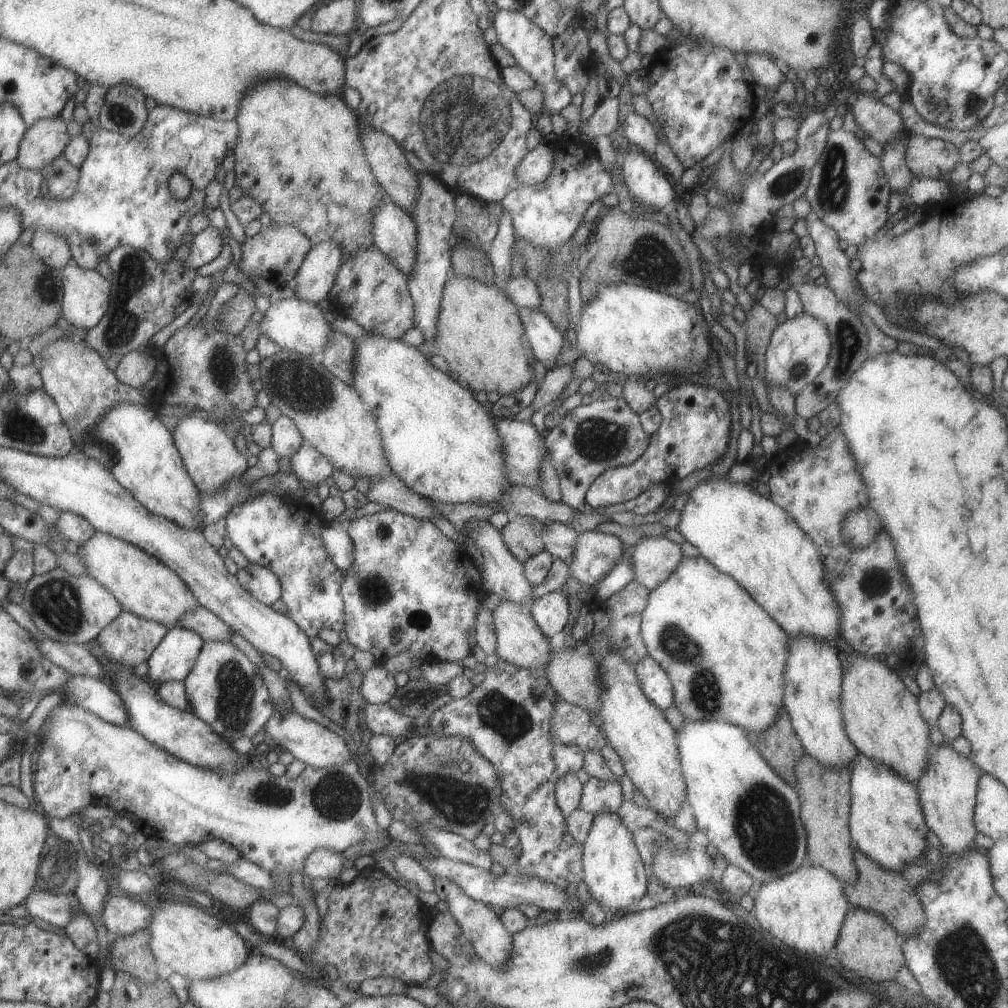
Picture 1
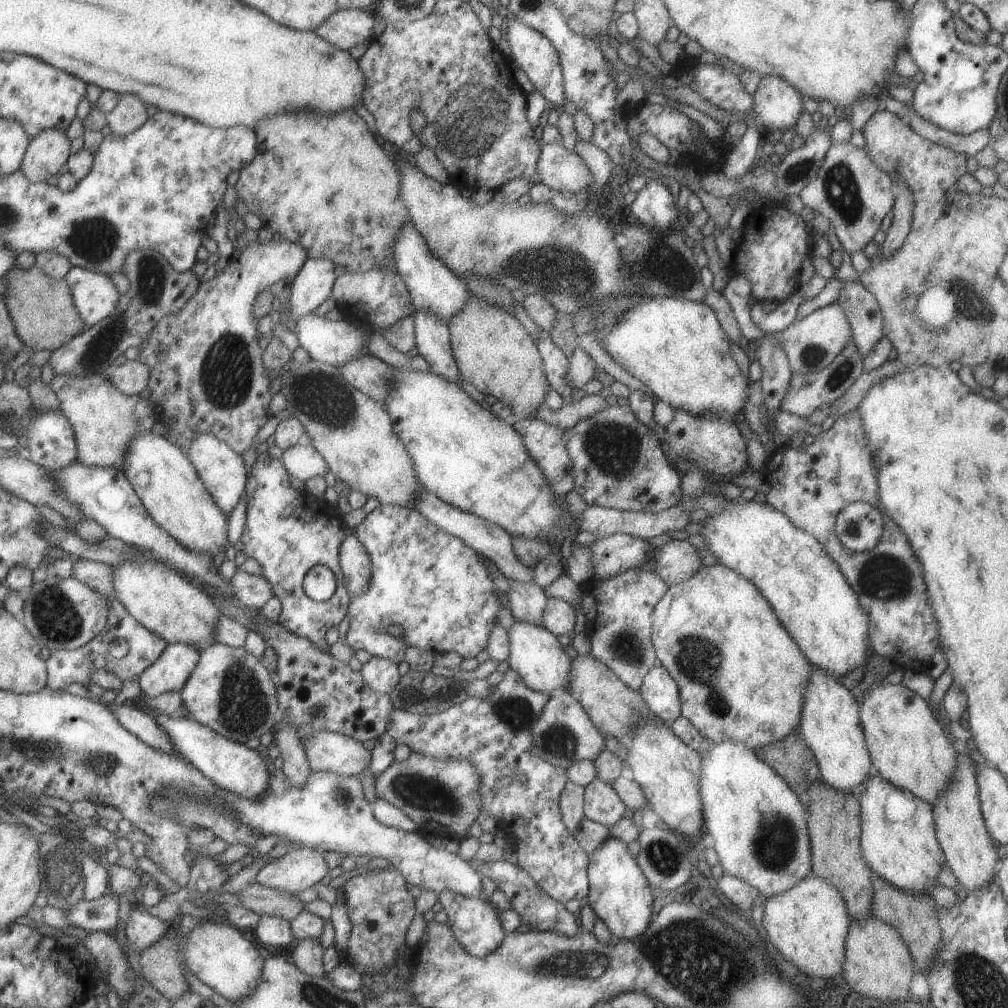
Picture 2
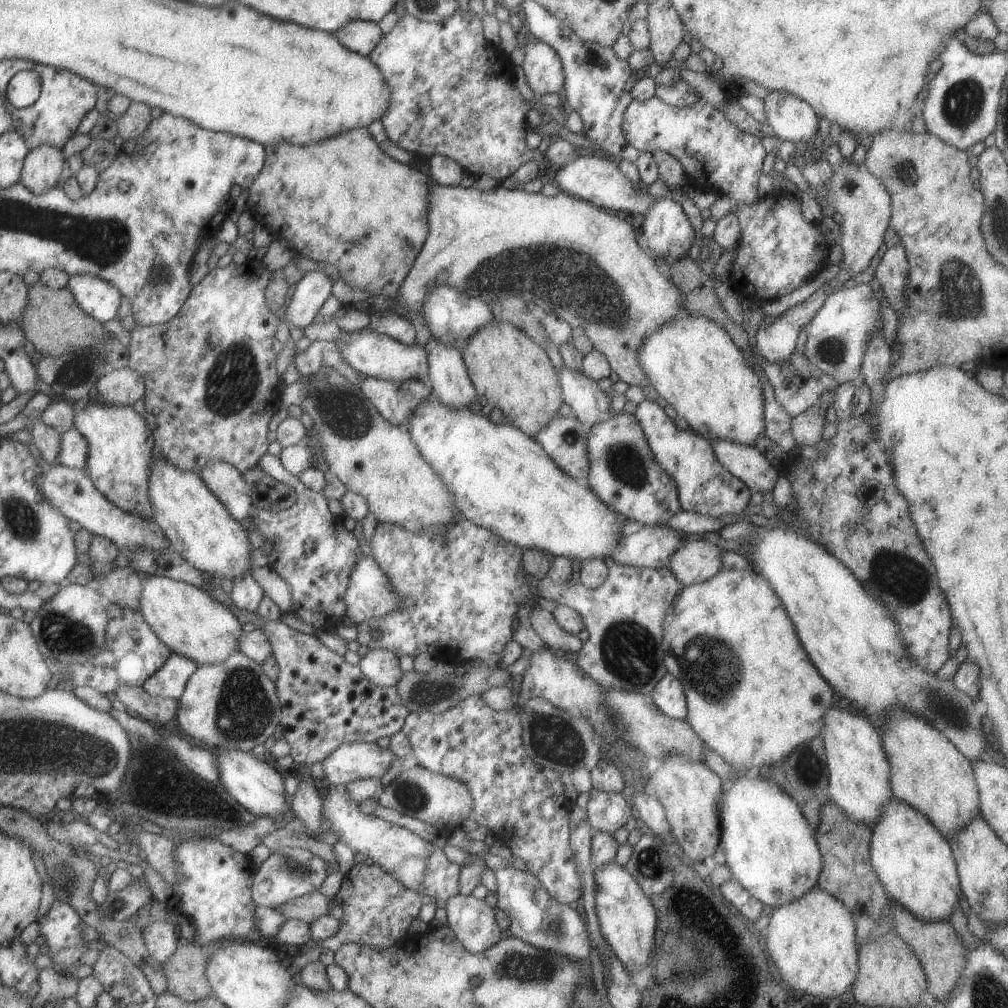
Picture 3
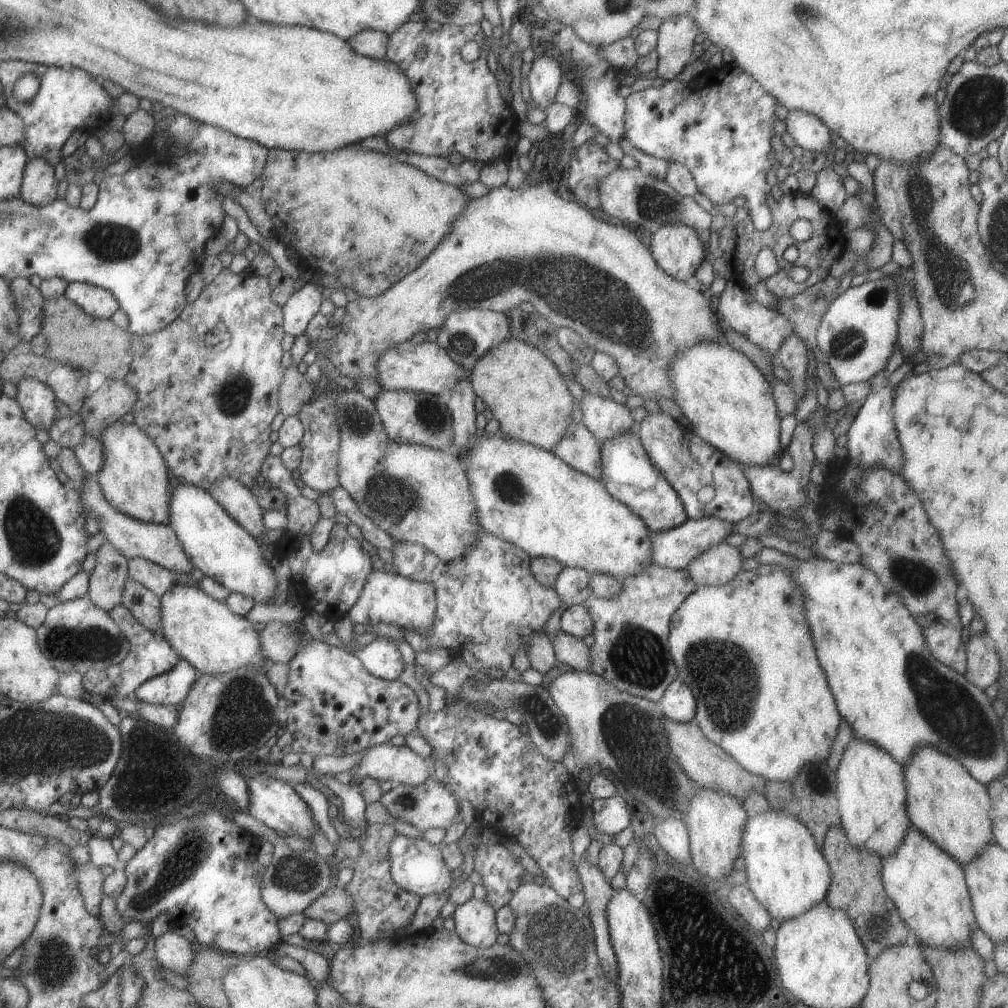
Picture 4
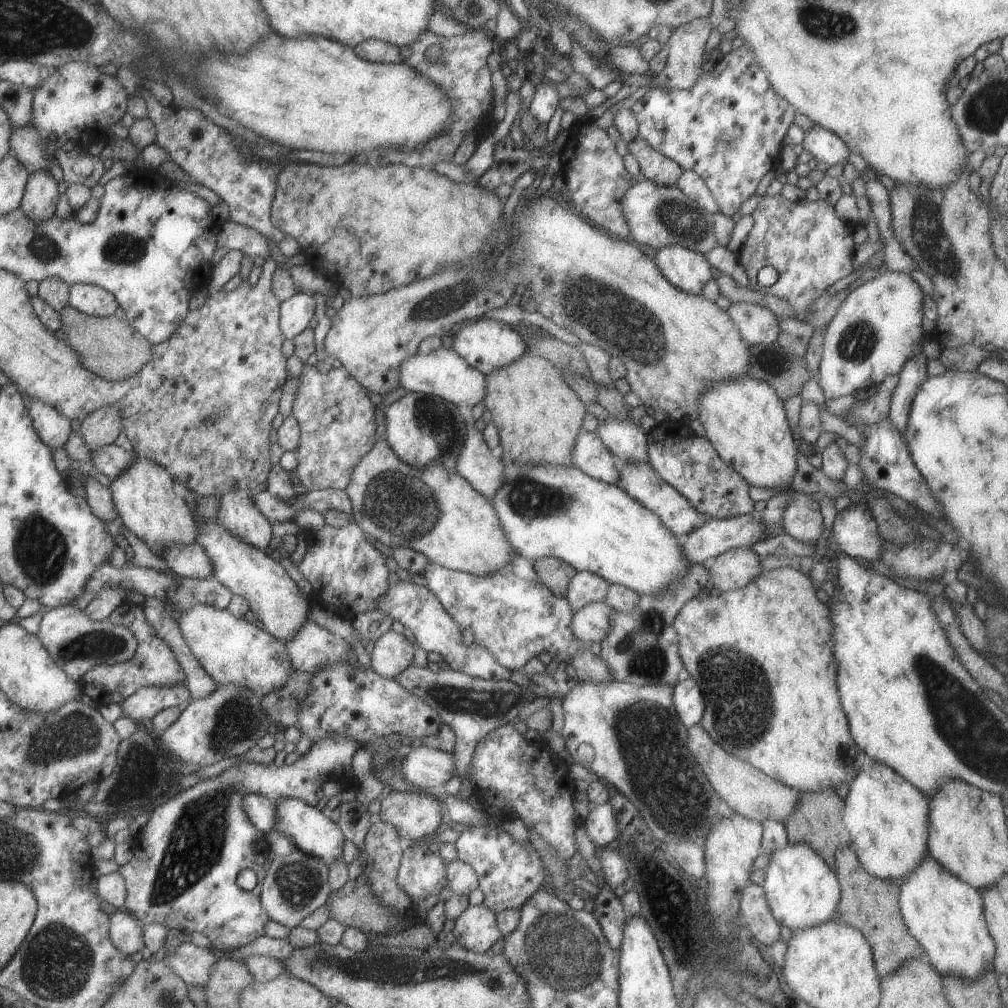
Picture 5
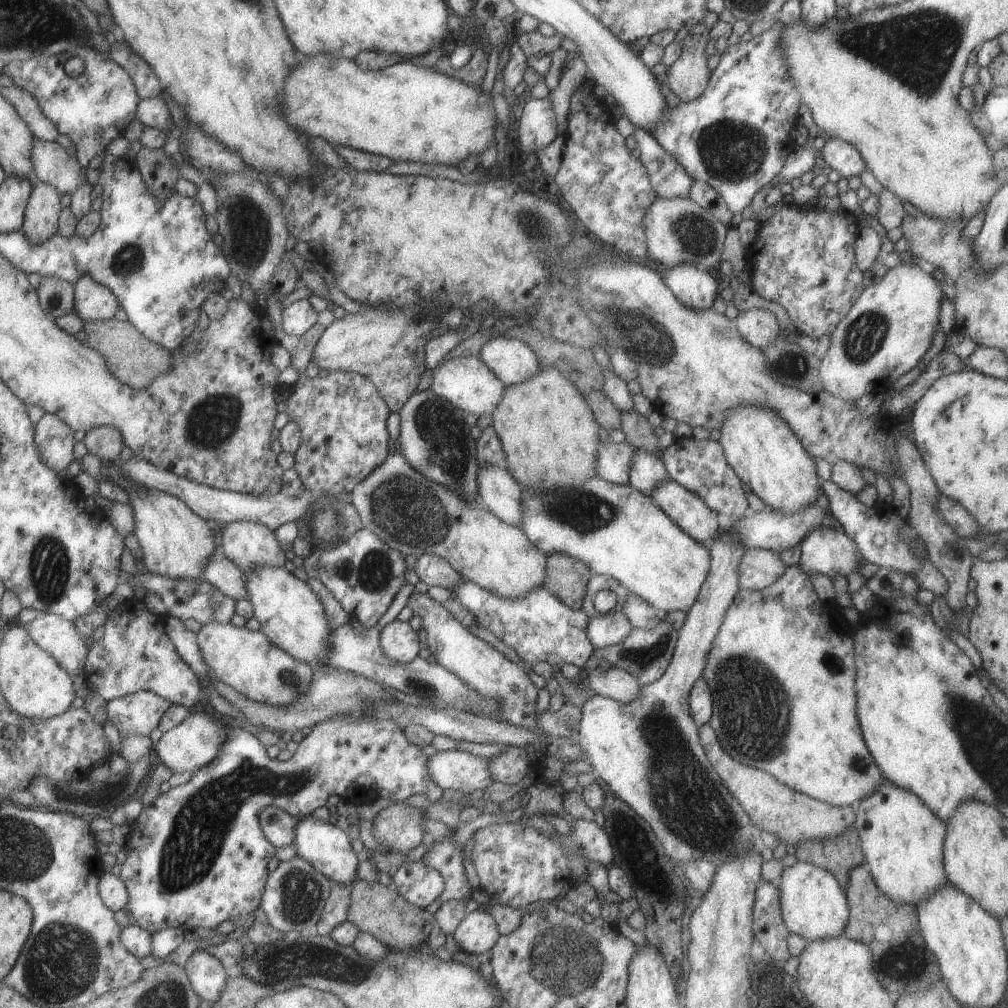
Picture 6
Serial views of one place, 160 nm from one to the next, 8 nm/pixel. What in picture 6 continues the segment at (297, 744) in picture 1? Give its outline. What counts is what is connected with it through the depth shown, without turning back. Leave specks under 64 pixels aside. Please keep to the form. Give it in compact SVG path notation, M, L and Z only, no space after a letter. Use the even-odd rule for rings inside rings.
M457 749L438 751L435 755L429 757L427 759L427 770L429 776L437 783L437 786L442 789L459 790L465 795L471 794L474 790L482 790L483 792L494 781L488 769L488 758L473 756L469 752Z

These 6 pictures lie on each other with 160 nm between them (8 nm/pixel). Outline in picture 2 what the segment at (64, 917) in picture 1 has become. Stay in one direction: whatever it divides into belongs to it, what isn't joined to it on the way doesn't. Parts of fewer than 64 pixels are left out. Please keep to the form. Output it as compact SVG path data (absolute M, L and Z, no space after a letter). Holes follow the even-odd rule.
M108 891L90 901L81 899L73 909L65 912L73 926L90 932L103 931L107 934L107 930L114 929L117 924L119 911L117 898L117 895Z

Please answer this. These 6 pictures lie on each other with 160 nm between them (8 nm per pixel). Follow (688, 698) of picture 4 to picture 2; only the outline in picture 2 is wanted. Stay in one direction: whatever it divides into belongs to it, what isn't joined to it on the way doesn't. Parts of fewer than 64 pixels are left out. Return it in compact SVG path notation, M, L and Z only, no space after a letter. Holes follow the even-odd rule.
M662 665L651 667L646 672L638 691L651 712L663 723L680 716L677 684Z

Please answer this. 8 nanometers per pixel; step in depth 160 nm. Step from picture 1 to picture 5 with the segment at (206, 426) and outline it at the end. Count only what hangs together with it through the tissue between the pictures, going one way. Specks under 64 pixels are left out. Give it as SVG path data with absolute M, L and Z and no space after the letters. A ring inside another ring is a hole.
M245 492L222 494L216 521L224 531L229 531L241 542L265 550L271 535L271 523L258 511Z

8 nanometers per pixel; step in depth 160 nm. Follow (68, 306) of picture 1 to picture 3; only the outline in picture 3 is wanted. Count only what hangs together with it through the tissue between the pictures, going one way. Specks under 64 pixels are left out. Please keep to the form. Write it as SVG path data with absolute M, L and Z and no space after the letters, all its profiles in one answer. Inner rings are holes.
M71 275L65 287L73 295L79 308L100 323L117 318L121 295L108 282L89 275Z

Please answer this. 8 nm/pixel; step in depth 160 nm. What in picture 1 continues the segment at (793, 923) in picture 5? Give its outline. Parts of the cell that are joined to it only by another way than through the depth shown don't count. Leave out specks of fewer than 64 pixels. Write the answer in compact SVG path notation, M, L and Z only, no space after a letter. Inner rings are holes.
M683 718L683 726L674 731L675 736L677 736L679 768L681 768L681 776L683 776L683 784L685 784L685 804L688 804L693 810L695 822L697 822L696 828L707 837L709 843L717 849L717 853L723 856L727 864L741 868L743 872L749 874L753 881L757 880L760 883L781 878L781 876L786 876L797 870L803 864L807 854L807 838L803 824L800 822L800 806L796 790L788 786L769 767L769 764L760 756L758 750L746 739L746 731L739 726L721 720L689 720L689 718Z

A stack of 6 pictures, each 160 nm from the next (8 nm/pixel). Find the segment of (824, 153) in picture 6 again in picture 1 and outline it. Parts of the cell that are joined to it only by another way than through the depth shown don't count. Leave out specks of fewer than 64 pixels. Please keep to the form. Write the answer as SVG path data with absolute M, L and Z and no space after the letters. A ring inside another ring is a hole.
M745 54L745 65L751 74L753 85L763 86L765 90L776 91L779 84L786 79L777 68L774 59L769 58L769 54Z

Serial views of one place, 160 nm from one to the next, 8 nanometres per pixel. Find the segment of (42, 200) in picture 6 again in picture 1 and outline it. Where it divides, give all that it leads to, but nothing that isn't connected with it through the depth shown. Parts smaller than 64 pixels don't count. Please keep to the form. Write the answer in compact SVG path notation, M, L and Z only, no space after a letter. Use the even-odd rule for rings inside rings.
M60 116L35 120L23 132L14 160L21 168L40 172L64 152L69 138Z

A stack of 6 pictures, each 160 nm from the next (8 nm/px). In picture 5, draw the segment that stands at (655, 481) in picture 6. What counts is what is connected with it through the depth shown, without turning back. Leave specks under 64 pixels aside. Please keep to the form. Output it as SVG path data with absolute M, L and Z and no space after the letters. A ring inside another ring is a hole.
M608 414L605 421L598 420L595 433L616 460L632 465L648 462L647 437L638 422L617 420Z

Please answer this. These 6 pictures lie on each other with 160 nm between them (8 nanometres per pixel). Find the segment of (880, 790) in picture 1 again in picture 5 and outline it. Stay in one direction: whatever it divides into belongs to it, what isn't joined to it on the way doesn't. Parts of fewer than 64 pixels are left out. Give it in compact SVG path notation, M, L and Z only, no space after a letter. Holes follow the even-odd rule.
M929 854L897 886L898 907L904 923L910 935L922 946L925 959L941 977L957 977L963 981L976 981L988 971L993 970L996 946L984 919L982 898L978 890L943 869Z

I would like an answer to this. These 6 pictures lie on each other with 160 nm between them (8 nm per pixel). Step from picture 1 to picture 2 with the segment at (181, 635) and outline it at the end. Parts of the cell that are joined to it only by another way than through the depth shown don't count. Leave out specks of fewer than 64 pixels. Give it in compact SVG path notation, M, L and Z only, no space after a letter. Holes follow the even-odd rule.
M181 643L166 644L159 658L138 676L141 694L146 697L156 697L164 692L180 692L186 680L190 677L191 671L198 661L198 656L198 650L192 646Z

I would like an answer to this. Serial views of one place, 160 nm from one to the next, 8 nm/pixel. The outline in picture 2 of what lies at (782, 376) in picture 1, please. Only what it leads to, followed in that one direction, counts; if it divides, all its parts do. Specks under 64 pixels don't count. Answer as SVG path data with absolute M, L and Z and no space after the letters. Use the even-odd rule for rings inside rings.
M837 300L809 312L799 322L793 321L781 332L764 334L773 337L783 347L789 369L797 374L823 370L852 338L848 318Z

